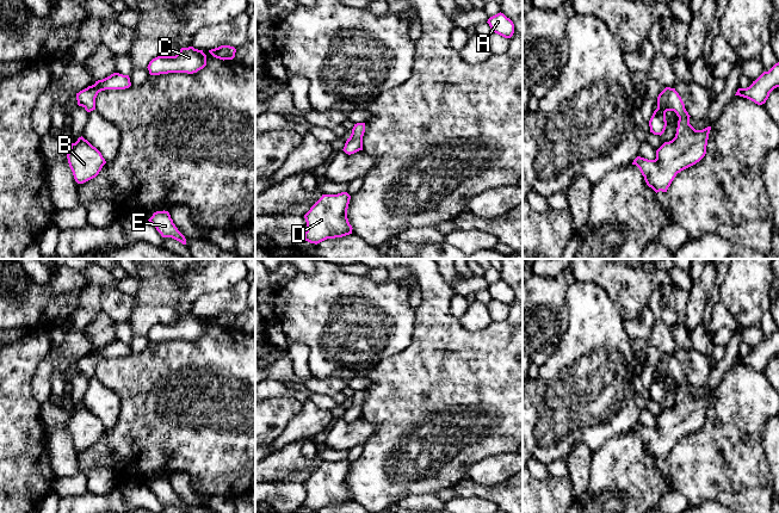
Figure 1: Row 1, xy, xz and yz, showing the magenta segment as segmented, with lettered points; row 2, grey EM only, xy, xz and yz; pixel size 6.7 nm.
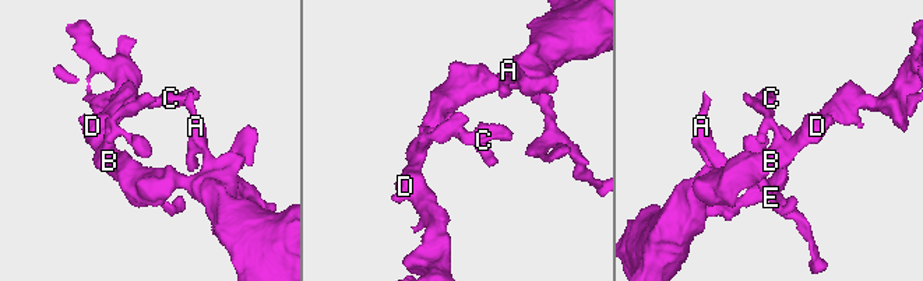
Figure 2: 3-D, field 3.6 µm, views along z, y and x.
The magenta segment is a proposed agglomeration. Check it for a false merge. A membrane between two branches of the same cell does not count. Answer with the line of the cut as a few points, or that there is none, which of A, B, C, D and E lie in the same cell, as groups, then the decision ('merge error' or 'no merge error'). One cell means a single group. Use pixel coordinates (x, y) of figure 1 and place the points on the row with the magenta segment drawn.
no cut; A B C D E; no merge error

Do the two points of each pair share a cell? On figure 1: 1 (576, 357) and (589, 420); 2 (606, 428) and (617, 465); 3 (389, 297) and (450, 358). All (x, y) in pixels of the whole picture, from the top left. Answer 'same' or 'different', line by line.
1: same
2: different
3: different

